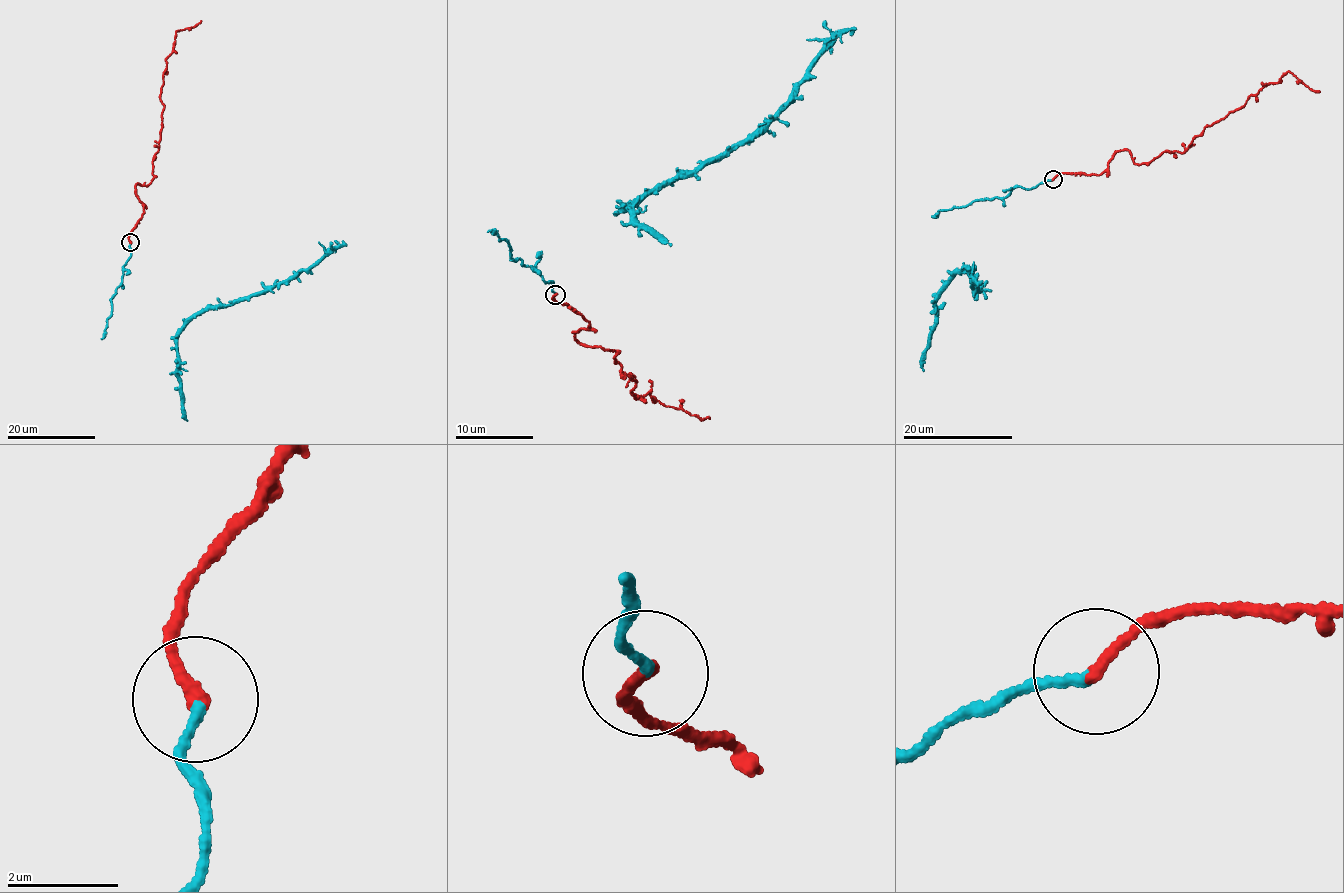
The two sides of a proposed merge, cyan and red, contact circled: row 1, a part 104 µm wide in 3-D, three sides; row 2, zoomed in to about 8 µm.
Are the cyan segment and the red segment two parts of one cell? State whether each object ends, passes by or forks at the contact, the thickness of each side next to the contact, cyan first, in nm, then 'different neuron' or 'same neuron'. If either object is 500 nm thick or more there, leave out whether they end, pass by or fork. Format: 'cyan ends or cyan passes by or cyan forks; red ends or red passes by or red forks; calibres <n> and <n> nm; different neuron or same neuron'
cyan ends; red ends; calibres 160 and 220 nm; same neuron

